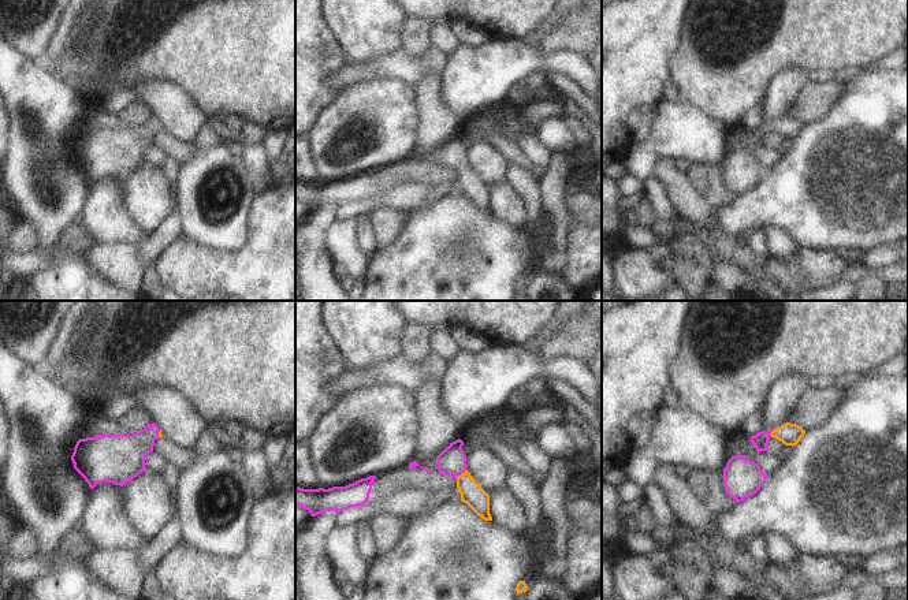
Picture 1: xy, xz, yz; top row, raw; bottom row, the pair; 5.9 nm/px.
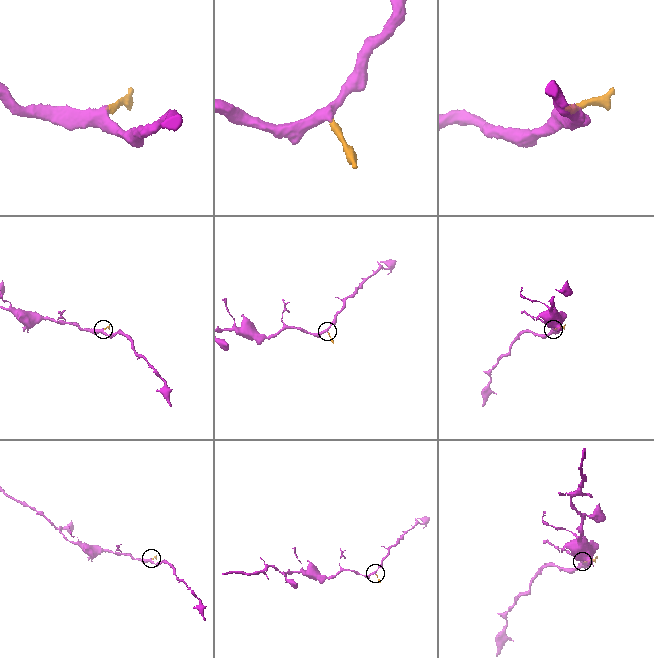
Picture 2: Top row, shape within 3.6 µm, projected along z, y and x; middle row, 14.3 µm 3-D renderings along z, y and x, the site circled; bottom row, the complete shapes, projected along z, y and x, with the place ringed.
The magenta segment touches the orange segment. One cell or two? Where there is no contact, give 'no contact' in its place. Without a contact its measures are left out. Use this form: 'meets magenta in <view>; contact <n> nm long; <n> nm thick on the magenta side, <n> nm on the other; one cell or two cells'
meets magenta in xz; contact 80 nm long; 170 nm thick on the magenta side, 140 nm on the other; one cell

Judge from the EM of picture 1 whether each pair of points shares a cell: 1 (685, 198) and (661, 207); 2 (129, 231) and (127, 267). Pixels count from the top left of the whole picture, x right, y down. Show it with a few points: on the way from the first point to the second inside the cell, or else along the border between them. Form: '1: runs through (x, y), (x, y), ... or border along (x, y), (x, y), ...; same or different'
1: border along (654, 175), (663, 183), (678, 213); different
2: border along (96, 242), (130, 242), (134, 245); different

